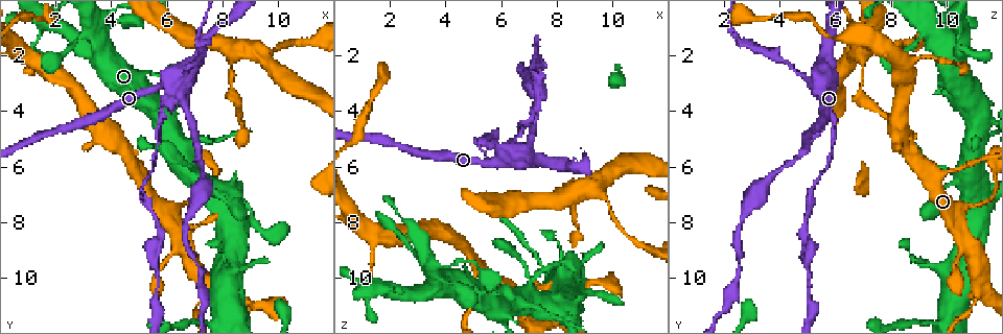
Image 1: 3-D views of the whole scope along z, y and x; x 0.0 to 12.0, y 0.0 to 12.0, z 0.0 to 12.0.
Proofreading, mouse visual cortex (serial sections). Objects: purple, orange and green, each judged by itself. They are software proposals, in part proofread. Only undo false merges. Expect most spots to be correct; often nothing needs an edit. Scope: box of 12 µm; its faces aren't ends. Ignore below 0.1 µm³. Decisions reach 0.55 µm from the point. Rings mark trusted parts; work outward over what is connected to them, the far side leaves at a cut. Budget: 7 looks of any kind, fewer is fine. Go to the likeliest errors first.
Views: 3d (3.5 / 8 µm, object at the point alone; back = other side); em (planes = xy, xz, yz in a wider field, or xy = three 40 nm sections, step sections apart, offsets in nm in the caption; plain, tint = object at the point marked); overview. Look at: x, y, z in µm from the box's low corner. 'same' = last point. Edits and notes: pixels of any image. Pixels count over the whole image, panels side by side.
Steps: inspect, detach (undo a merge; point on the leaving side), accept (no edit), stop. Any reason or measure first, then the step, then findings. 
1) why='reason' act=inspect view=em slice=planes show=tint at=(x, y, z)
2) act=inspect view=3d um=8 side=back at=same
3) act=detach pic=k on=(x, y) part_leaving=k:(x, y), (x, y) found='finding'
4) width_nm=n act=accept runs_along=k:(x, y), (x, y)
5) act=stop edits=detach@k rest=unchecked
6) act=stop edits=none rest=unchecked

why='thick turns thin' act=inspect view=3d um=8 at=(5.0, 6.2, 10.0)

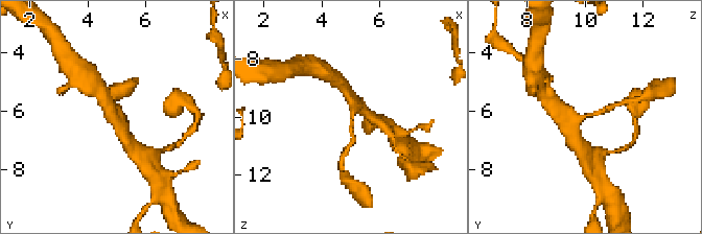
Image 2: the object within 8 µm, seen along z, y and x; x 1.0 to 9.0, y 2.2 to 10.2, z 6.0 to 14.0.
why='zoom in' act=inspect view=3d um=3.5 at=(5.1, 6.2, 10.0)

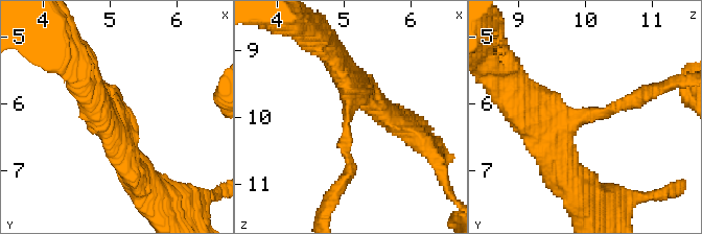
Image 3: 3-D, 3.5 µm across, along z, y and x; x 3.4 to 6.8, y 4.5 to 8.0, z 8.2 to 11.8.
arm_widths_nm=150,400 act=inspect view=em slice=xy step=3 show=tint at=(5.05, 6.20, 10.00)

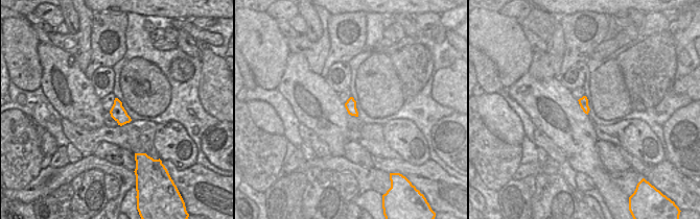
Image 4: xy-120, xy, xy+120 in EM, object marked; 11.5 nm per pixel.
act=accept runs_along=3:(562, 166), (552, 143), (567, 124), (642, 98) found='all the same cell'

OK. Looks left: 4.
act=inspect view=3d um=3.5 at=(1.7, 0.9, 10.4)

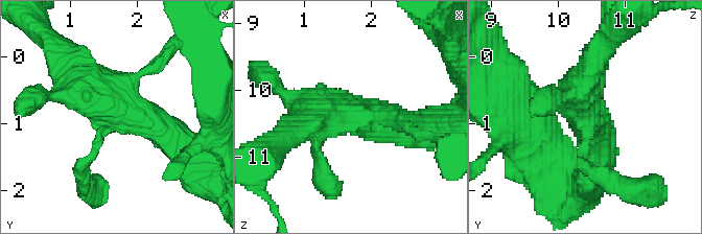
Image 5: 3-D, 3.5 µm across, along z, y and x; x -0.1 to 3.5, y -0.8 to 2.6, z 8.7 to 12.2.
arms=4 arm_widths_nm=150,200,450,600 why='now the EM' act=inspect view=em slice=xy step=3 show=tint at=(1.70, 0.90, 10.40)

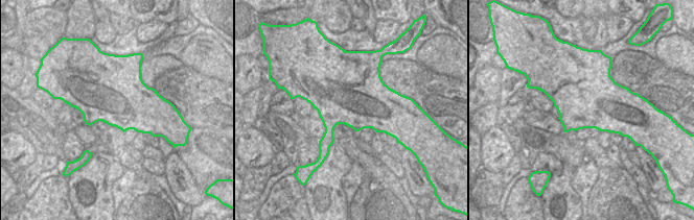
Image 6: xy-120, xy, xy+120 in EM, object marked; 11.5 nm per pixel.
act=inspect view=em slice=xy step=1 show=tint at=same

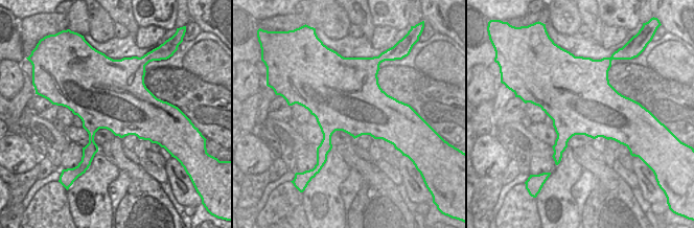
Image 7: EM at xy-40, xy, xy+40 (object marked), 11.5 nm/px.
act=accept runs_along=5:(178, 138), (63, 96) found='one cell here'

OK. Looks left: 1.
why='a narrow waist' act=inspect view=3d um=3.5 at=(7.1, 11.0, 10.9)

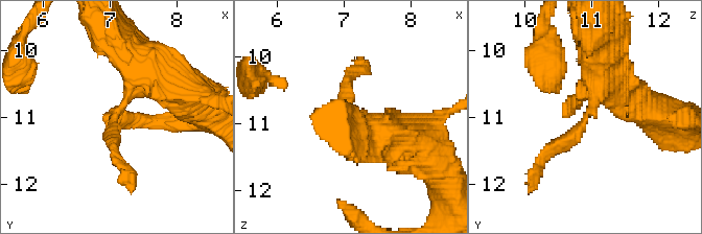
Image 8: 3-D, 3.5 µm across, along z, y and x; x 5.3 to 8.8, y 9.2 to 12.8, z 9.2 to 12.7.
act=accept runs_along=8:(601, 66), (585, 121), (536, 169) found='one cell here'

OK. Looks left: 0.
act=stop edits=none rest=unchecked

